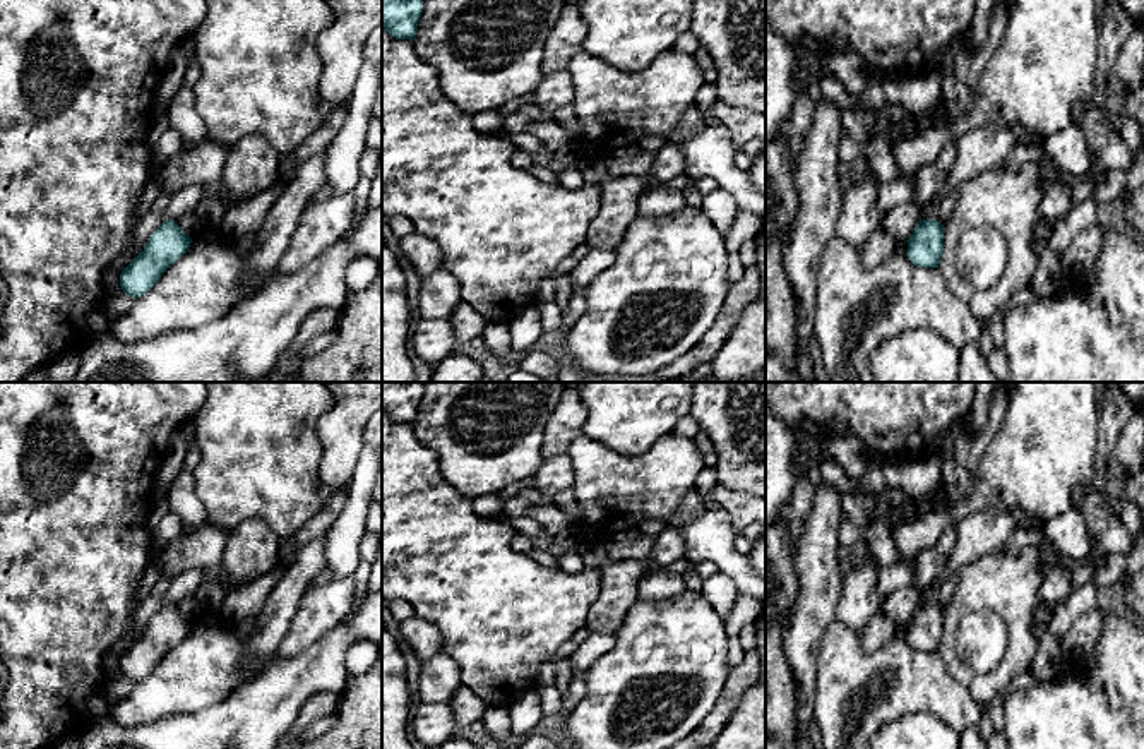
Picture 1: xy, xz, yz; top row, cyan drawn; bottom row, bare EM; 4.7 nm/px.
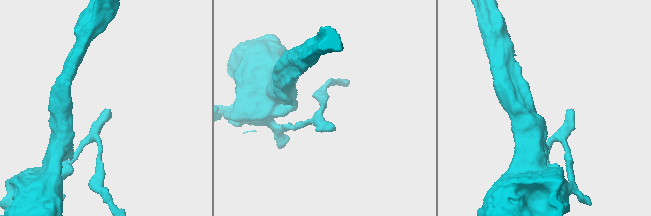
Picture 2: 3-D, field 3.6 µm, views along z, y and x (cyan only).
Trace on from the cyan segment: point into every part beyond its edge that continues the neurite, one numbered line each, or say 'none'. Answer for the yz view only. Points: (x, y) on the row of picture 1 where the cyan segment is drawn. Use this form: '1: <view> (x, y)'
none

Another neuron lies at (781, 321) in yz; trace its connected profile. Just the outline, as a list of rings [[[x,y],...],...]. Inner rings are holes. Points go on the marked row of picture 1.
[[[766,243],[766,348],[778,353],[796,372],[796,305],[783,269],[783,249]]]

